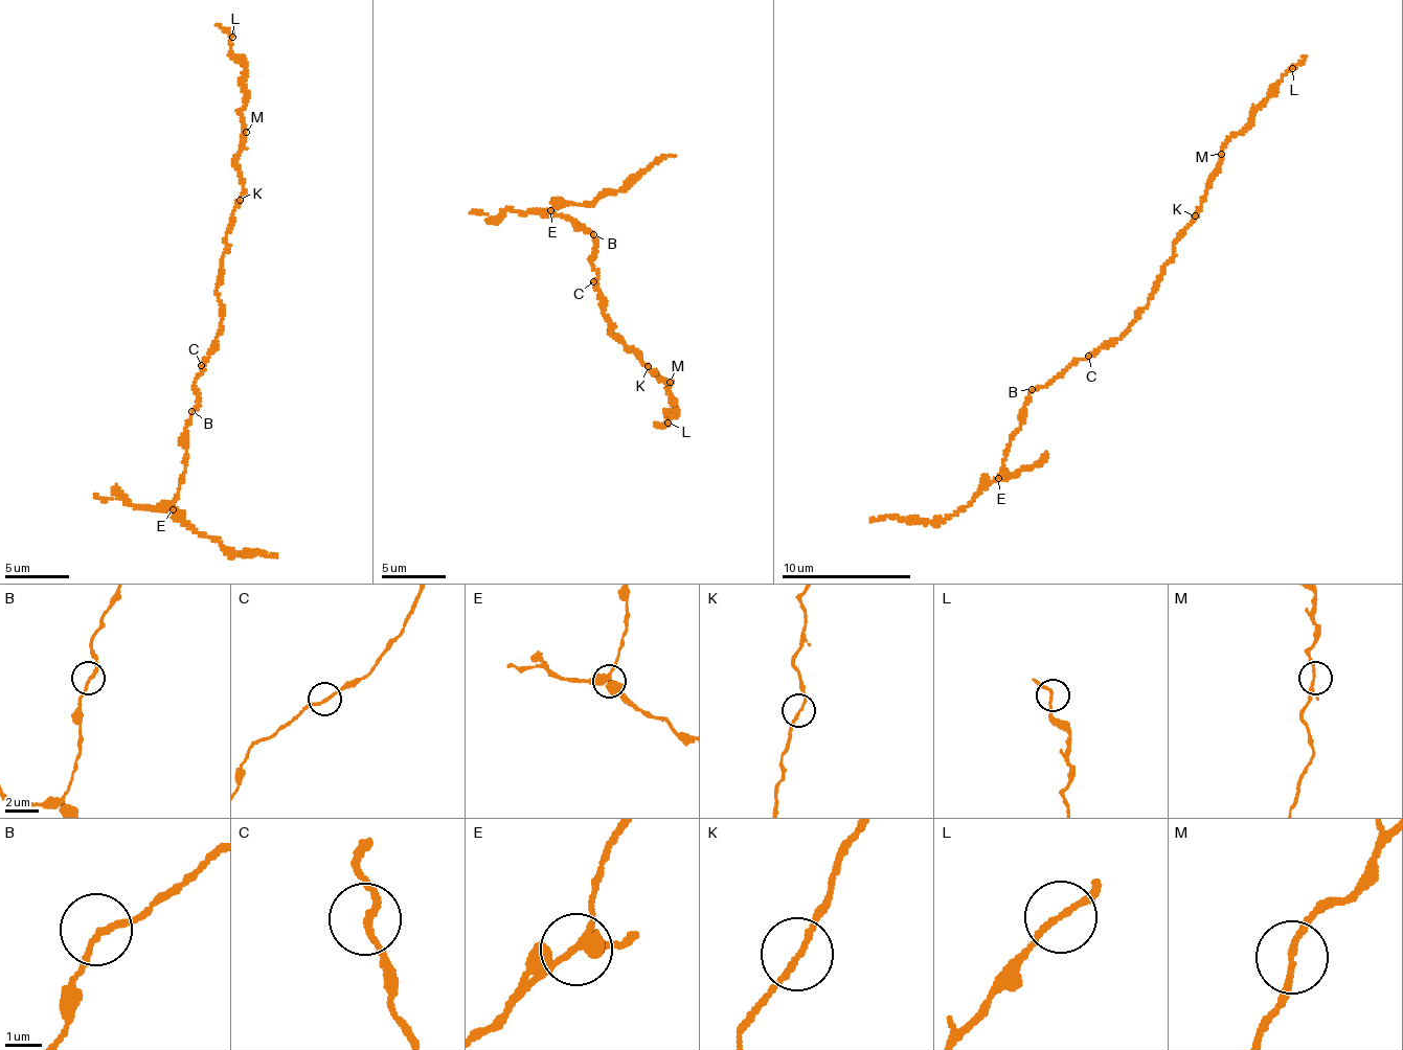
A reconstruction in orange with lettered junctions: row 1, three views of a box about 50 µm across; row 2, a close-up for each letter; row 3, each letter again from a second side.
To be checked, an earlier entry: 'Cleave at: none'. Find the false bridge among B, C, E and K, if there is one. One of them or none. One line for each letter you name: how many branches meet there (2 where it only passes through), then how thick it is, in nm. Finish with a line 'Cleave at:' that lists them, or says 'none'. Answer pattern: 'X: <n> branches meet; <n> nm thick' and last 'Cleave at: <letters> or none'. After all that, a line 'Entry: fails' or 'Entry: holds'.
K: 2 branches meet; 150 nm thick
Cleave at: K
Entry: fails

